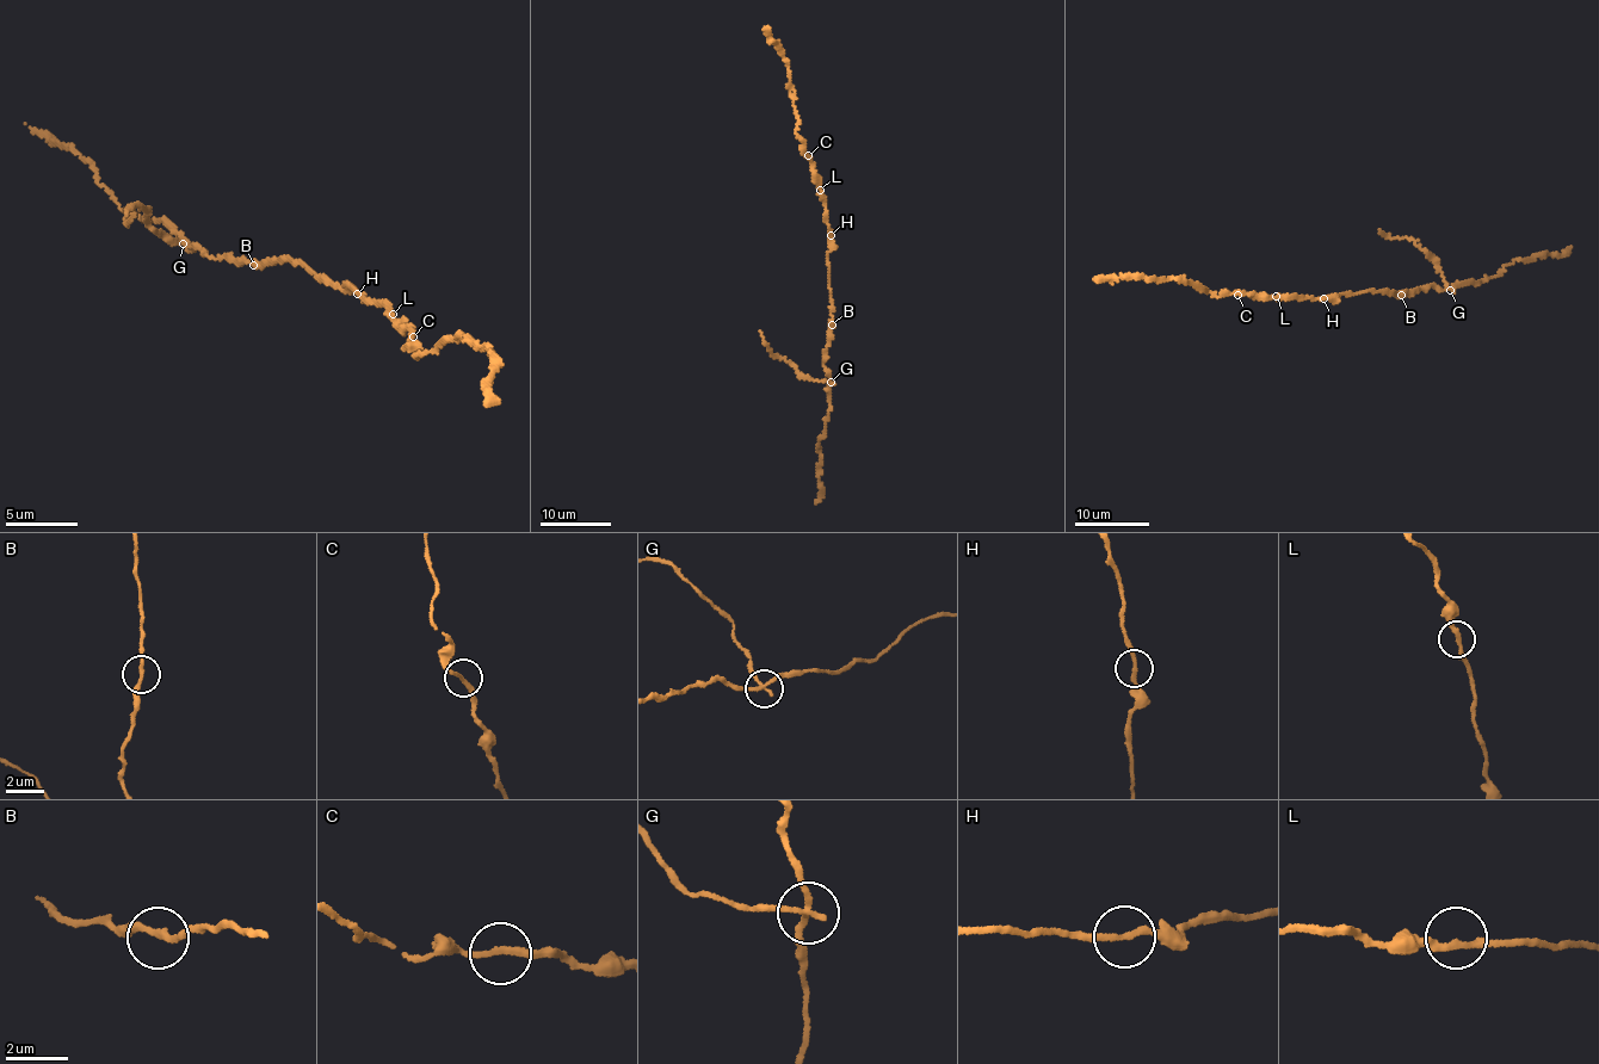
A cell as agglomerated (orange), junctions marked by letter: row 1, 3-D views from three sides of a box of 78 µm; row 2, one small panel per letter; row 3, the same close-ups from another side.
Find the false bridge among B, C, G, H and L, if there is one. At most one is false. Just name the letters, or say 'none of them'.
G

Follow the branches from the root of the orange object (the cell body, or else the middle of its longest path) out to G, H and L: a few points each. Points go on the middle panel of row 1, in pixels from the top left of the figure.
G: (828, 257), (832, 316), (825, 366), (829, 382)
H: (828, 257), (831, 235)
L: (828, 257), (831, 228), (820, 190)

